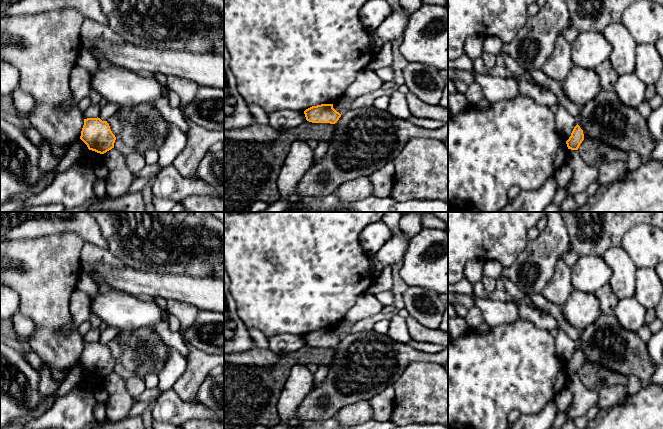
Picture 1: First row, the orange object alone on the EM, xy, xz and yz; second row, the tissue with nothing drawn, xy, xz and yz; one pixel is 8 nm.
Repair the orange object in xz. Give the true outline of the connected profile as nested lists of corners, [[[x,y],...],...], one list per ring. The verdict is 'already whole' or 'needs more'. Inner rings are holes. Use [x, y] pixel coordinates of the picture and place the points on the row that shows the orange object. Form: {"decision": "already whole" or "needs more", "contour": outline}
{"decision": "already whole", "contour": [[[333,104],[312,106],[304,111],[306,120],[312,123],[335,124],[341,114],[333,108]]]}

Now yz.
{"decision": "already whole", "contour": [[[577,124],[571,133],[571,136],[566,141],[568,149],[578,150],[578,148],[583,140],[584,140],[583,130]]]}

